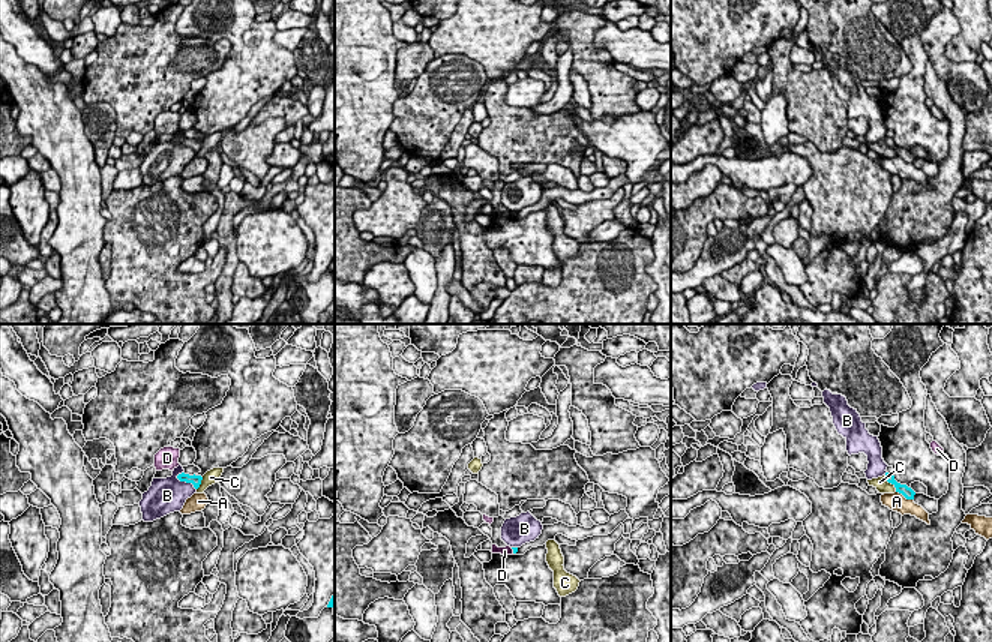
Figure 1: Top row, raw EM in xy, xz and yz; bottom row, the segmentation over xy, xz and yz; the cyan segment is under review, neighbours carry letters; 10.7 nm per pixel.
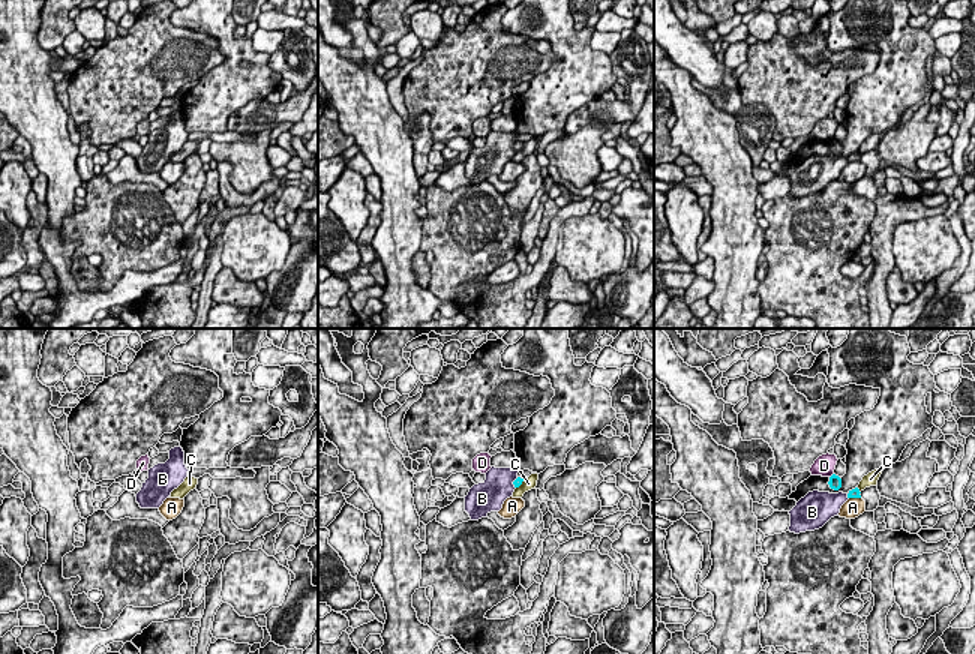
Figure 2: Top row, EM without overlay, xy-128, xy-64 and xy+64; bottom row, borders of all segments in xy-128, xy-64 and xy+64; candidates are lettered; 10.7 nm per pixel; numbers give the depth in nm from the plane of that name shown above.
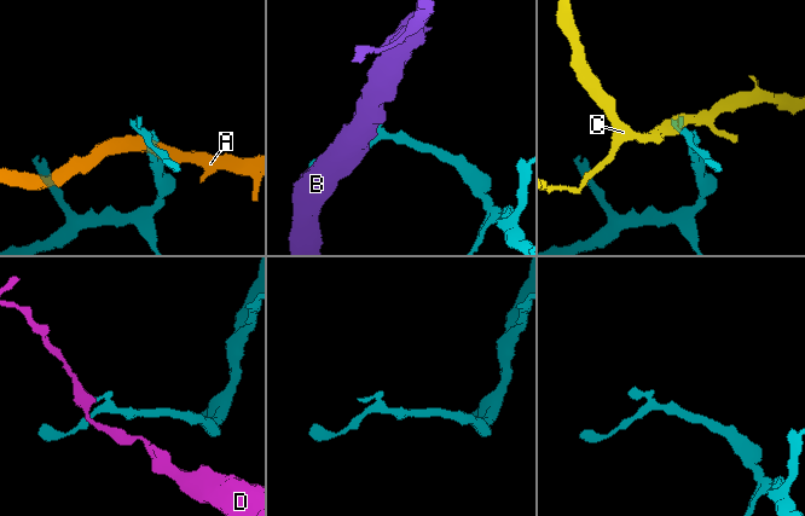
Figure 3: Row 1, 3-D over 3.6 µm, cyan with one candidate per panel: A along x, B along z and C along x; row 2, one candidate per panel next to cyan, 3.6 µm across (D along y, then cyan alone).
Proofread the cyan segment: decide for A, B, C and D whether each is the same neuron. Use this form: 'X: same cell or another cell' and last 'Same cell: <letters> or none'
A: another cell
B: another cell
C: another cell
D: another cell
Same cell: none

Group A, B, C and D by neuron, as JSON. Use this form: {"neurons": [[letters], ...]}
{"neurons": [["A"], ["B"], ["C"], ["D"]]}

